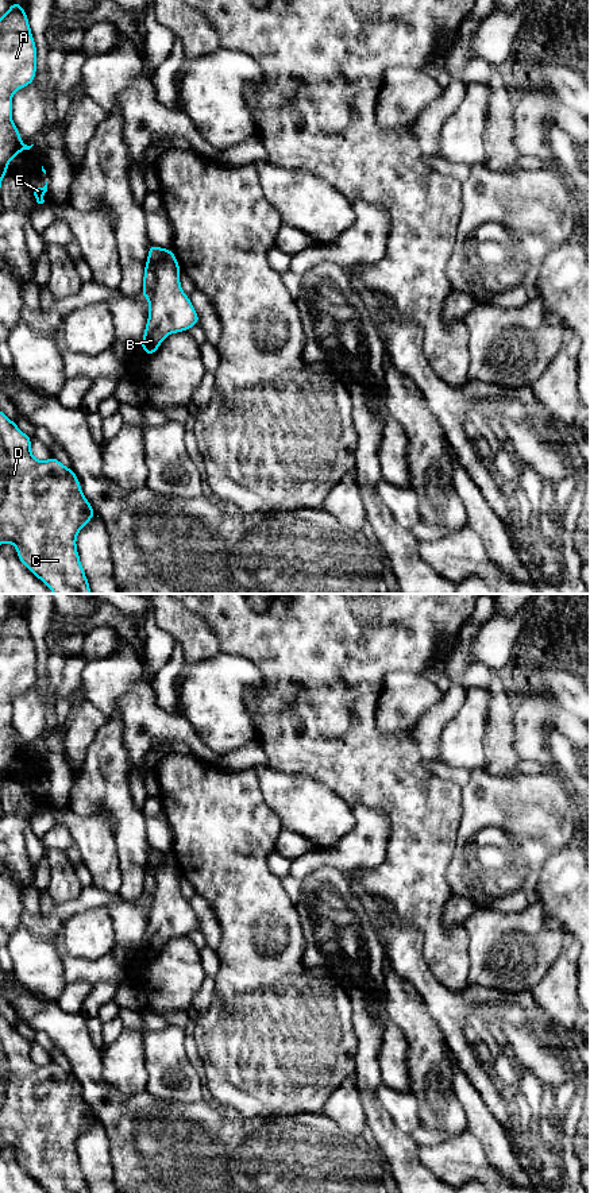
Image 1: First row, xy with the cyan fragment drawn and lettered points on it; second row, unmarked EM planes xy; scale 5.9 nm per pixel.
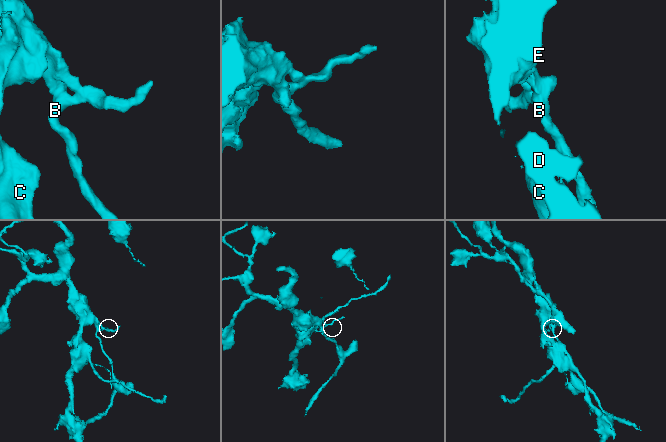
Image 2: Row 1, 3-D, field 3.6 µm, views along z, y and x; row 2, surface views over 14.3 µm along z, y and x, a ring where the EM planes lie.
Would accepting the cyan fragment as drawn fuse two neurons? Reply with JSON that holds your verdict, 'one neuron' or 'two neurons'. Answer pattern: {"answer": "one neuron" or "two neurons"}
{"answer": "two neurons"}

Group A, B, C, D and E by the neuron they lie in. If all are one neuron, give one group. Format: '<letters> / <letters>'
A C D E / B

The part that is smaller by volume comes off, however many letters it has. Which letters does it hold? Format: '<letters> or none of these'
B

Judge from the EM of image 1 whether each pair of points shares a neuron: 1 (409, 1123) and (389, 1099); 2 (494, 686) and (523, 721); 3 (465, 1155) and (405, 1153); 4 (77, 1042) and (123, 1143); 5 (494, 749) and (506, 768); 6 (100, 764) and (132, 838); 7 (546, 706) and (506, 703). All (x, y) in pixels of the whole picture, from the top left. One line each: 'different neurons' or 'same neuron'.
1: same neuron
2: different neurons
3: different neurons
4: same neuron
5: same neuron
6: same neuron
7: different neurons

